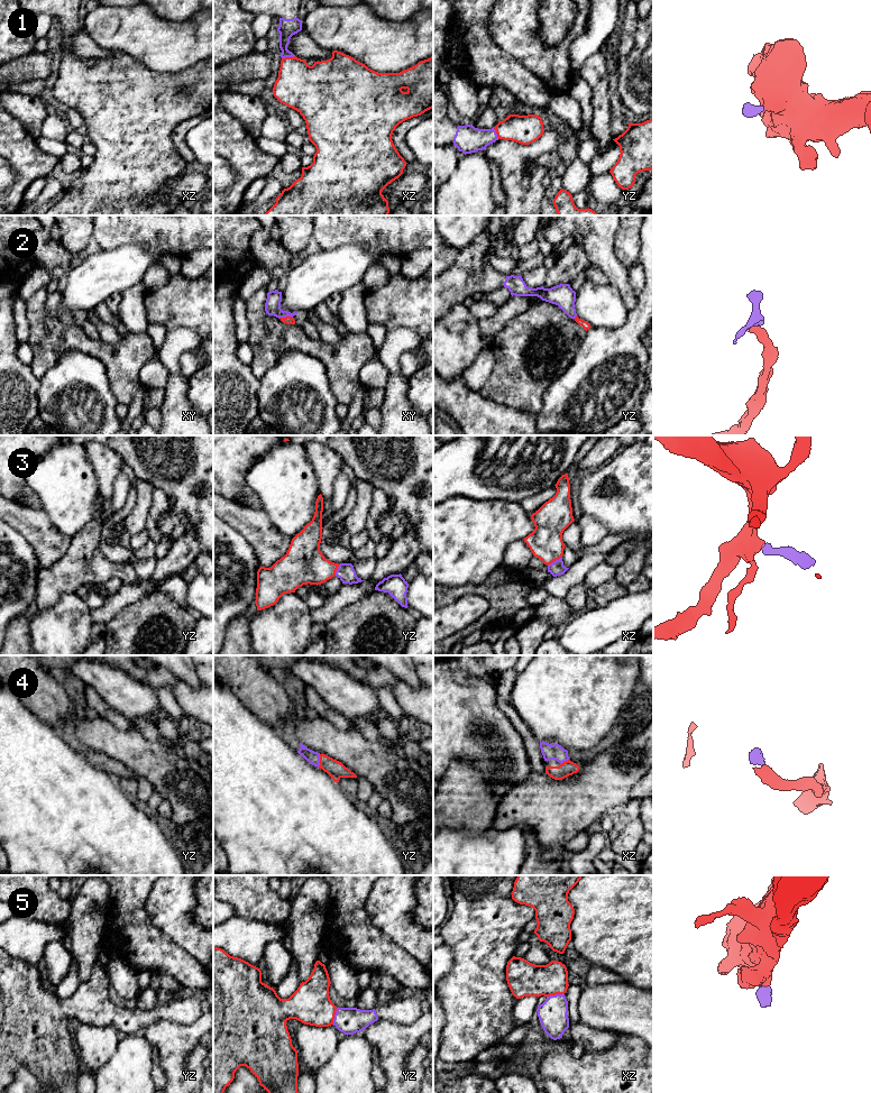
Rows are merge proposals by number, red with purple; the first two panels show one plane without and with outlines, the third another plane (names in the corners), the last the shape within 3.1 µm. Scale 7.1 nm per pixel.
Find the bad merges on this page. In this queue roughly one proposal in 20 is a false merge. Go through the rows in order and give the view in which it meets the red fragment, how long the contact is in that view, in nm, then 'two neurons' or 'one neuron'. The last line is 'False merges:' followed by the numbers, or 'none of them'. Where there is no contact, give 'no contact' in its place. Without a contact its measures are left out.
1: contact in xz; length 100 nm; one neuron
2: contact in xy; length 100 nm; one neuron
3: contact in xz; length 120 nm; one neuron
4: contact in yz; length 100 nm; one neuron
5: contact in xz; length 130 nm; one neuron
False merges: none of them

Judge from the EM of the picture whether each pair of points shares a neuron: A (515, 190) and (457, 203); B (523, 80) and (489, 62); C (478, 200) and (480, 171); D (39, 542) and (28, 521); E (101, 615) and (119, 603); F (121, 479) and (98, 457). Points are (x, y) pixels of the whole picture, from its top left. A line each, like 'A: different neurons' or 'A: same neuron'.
A: different neurons
B: same neuron
C: same neuron
D: same neuron
E: same neuron
F: different neurons

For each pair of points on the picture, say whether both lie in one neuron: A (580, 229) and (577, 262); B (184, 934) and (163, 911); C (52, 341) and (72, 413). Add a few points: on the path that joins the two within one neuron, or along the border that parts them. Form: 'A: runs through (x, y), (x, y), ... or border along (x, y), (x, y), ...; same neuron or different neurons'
A: border along (575, 242), (584, 250), (589, 264); different neurons
B: runs through (180, 928), (168, 917); same neuron
C: border along (82, 351), (69, 349), (63, 352), (38, 378); different neurons

